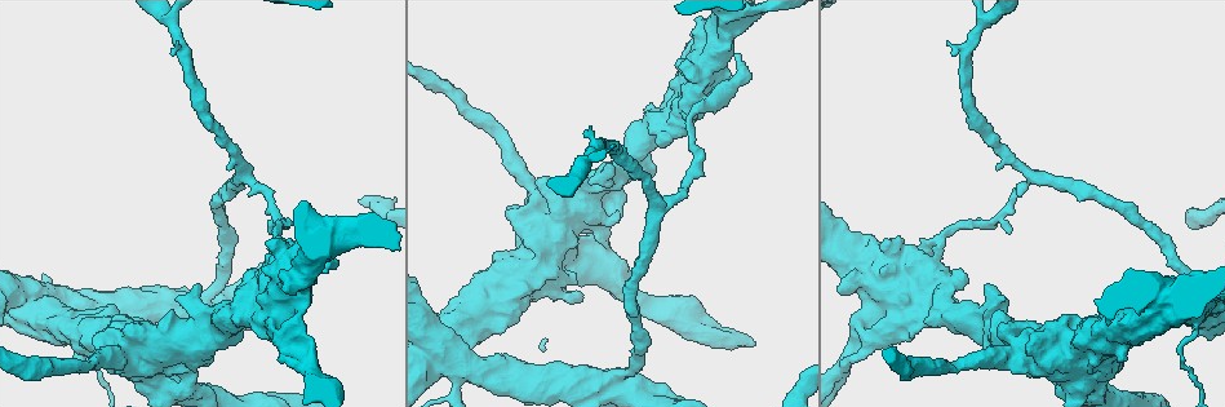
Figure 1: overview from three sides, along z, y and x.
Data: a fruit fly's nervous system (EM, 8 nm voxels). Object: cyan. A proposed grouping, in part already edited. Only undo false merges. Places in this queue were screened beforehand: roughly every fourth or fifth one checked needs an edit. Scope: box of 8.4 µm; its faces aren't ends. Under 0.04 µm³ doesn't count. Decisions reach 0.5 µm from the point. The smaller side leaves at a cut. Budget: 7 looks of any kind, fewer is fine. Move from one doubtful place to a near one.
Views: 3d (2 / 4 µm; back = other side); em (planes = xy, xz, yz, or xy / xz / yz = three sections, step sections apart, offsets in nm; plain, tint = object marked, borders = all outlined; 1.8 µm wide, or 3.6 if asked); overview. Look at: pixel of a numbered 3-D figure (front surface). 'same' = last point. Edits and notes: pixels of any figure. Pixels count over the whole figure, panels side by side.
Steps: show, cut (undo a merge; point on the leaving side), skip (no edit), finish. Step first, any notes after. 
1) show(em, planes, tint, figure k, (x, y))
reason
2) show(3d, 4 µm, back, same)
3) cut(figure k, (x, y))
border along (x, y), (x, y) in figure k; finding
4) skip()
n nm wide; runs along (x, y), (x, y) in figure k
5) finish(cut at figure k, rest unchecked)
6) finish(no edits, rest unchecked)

show(em, 3.6 µm, planes, borders, figure 1, (521, 218))
calibre changes

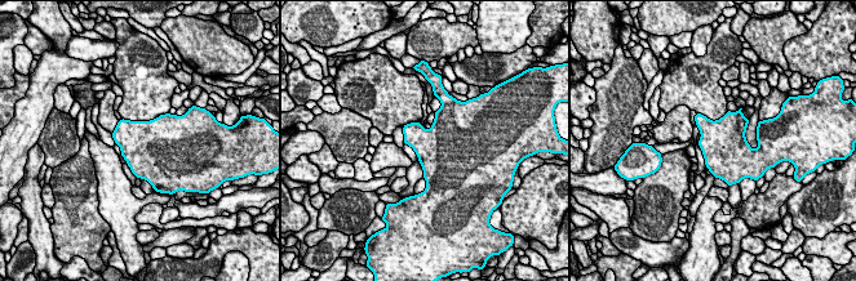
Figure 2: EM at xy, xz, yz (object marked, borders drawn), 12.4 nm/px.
skip()
all the same neuron

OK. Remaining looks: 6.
show(3d, 4 µm, figure 1, (988, 335))
thick turns thin

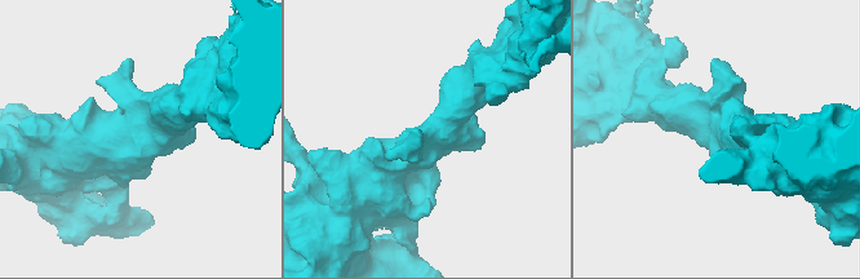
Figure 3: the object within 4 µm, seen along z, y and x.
show(em, 3.6 µm, planes, tint, figure 3, (438, 140))
3 arms; arms of 280, 500, 650 nm

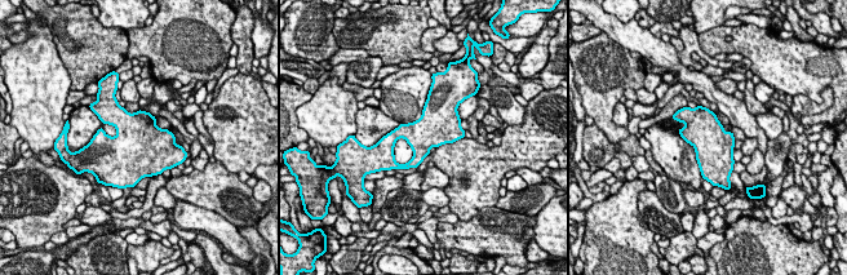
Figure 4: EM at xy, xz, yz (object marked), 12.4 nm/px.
skip()
all the same neuron

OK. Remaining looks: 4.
show(em, 3.6 µm, xz, step 16, tint, figure 1, (879, 277))
touches itself

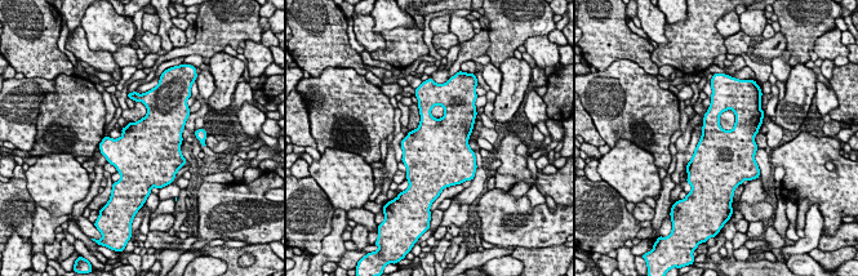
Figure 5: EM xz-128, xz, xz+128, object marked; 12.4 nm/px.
skip()
400 nm wide; all the same neuron

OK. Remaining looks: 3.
finish(no edits, rest unchecked)

